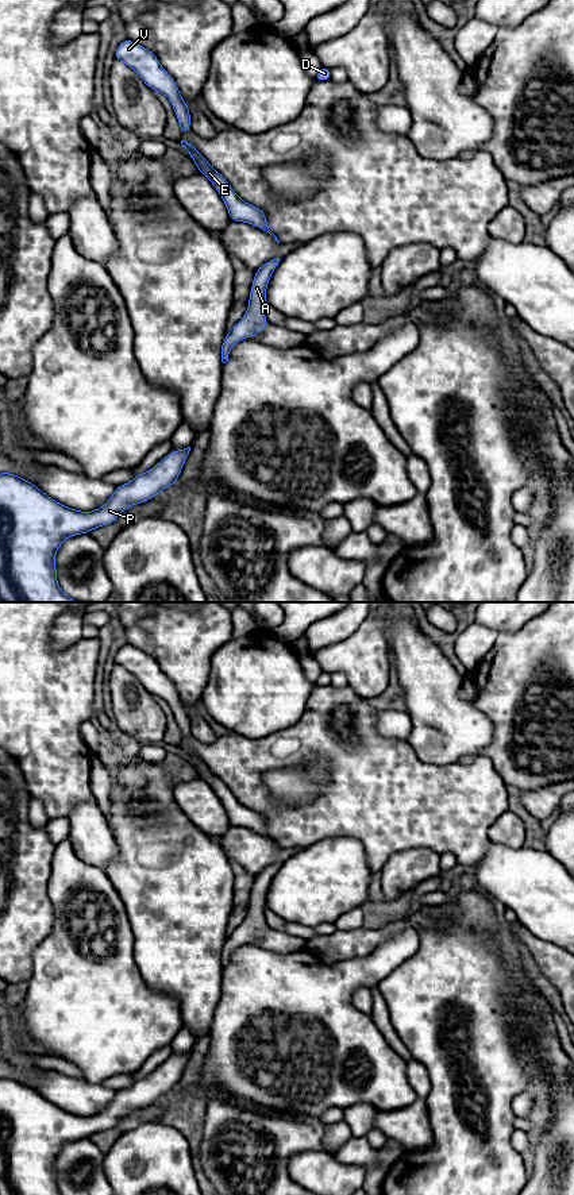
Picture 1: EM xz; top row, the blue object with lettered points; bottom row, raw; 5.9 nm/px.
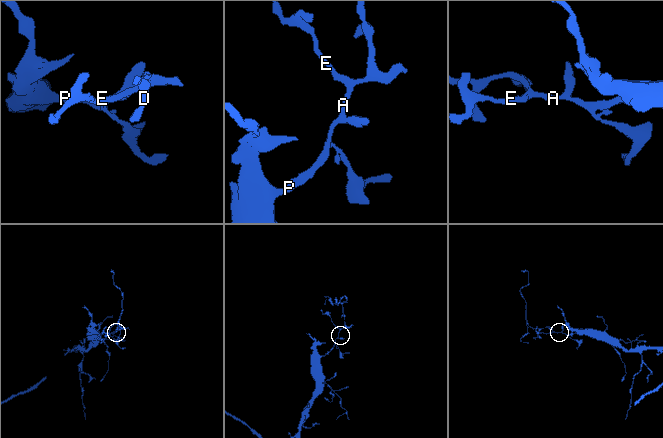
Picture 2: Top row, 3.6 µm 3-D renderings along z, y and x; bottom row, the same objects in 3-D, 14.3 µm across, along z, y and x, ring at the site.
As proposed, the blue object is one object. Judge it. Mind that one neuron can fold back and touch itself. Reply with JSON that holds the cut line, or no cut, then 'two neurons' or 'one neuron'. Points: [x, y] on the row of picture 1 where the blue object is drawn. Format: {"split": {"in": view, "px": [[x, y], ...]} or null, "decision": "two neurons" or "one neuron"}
{"split": null, "decision": "one neuron"}

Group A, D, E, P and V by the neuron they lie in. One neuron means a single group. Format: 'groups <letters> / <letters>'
groups A D E P V

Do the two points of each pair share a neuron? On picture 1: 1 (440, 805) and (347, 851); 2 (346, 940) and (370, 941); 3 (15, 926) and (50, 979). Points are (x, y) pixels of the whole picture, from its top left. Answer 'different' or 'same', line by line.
1: different
2: same
3: different

